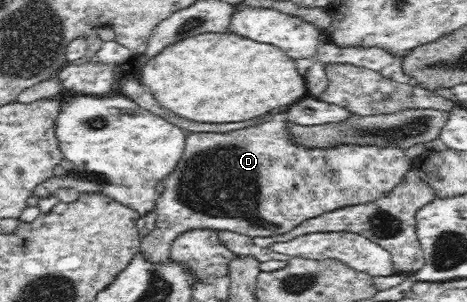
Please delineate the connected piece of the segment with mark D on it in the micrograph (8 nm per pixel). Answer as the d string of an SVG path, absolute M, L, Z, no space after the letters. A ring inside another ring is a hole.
M270 120L258 126L251 126L227 133L198 132L186 138L186 150L170 176L164 179L164 190L157 196L155 231L142 241L142 251L148 260L155 263L169 259L169 252L175 240L186 231L210 228L214 231L238 232L254 238L278 236L294 230L305 220L346 206L364 204L384 196L412 164L400 147L377 147L343 144L331 149L308 149L290 137L290 122ZM238 220L256 221L264 226L234 226Z

